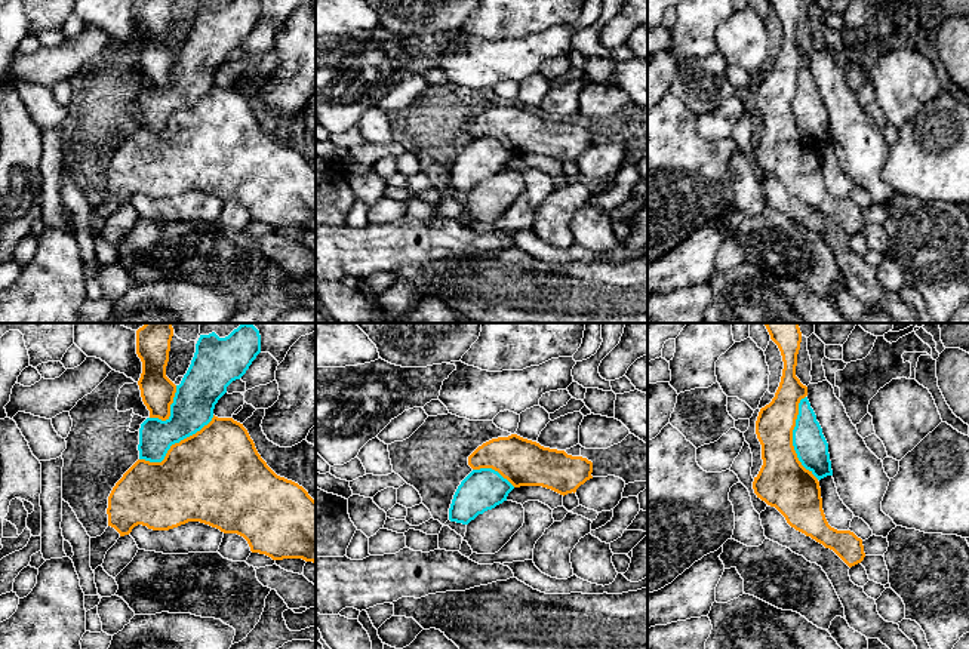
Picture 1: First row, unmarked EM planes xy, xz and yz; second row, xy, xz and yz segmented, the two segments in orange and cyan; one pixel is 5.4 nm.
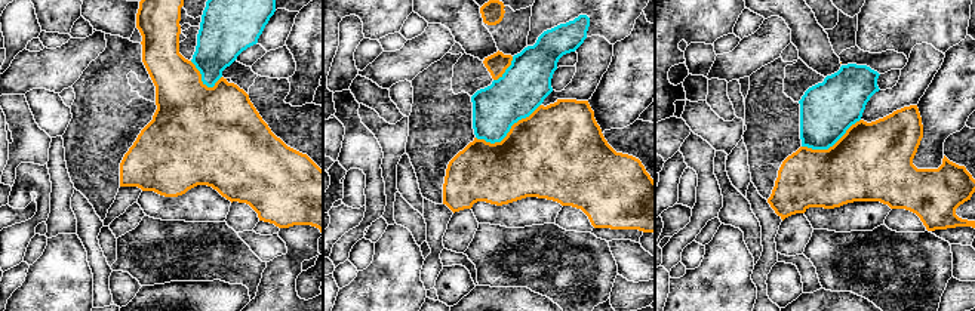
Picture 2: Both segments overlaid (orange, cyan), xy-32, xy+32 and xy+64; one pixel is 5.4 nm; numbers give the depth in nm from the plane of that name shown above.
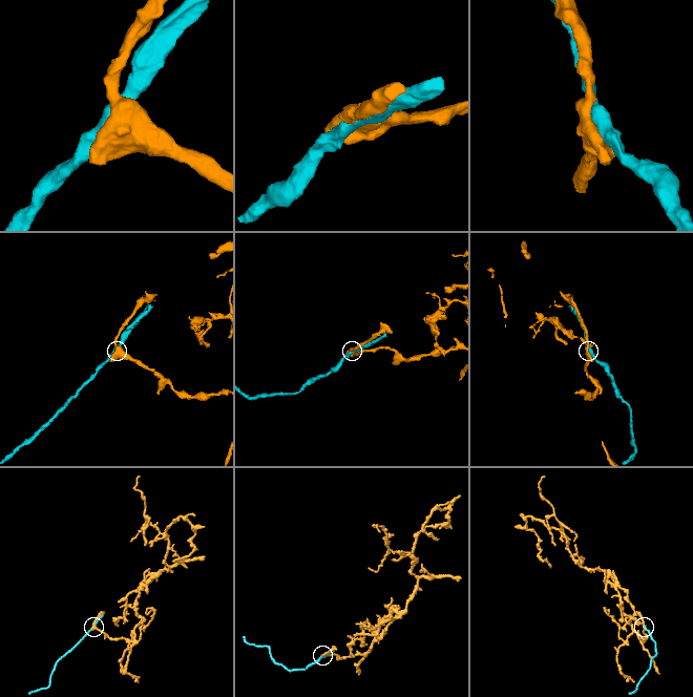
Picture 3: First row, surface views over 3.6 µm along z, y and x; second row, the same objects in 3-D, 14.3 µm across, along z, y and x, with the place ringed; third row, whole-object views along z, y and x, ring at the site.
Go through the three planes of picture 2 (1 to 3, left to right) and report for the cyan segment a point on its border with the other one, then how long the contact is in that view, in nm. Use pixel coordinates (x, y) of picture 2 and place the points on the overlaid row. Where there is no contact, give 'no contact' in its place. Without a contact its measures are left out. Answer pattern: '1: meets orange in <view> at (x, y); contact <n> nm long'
1: meets orange in xy-32 at (200, 80); contact 200 nm long
2: meets orange in xy+32 at (508, 132); contact 400 nm long
3: meets orange in xy+64 at (830, 147); contact 360 nm long

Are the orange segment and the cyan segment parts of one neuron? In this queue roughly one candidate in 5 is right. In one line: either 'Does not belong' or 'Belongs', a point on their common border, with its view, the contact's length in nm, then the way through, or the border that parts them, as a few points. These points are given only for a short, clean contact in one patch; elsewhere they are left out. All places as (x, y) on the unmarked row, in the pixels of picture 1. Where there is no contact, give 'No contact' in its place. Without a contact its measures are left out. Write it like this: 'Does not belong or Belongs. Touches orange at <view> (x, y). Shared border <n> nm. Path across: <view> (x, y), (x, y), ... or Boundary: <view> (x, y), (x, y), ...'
Does not belong. Touches orange at yz (791, 107). Shared border 460 nm

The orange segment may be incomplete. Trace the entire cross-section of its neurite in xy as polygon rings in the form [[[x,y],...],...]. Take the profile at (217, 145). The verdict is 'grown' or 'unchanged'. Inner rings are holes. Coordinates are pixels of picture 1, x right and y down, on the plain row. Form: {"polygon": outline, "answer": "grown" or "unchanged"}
{"polygon": [[[213,83],[200,99],[172,113],[162,130],[138,127],[113,156],[107,182],[120,204],[138,193],[169,199],[200,190],[243,204],[252,221],[316,231],[316,169],[298,151],[277,144],[233,86]]], "answer": "unchanged"}

